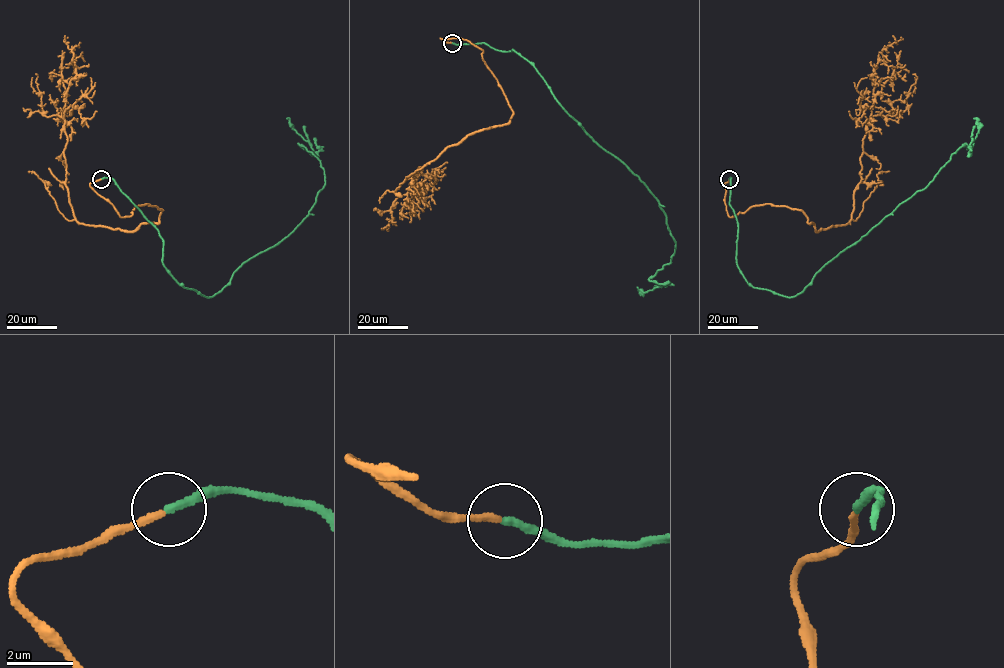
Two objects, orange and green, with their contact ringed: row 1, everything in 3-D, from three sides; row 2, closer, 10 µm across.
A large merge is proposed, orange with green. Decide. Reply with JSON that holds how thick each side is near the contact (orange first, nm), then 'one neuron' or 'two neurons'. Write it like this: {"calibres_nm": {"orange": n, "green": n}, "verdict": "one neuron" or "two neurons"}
{"calibres_nm": {"orange": 200, "green": 240}, "verdict": "one neuron"}

